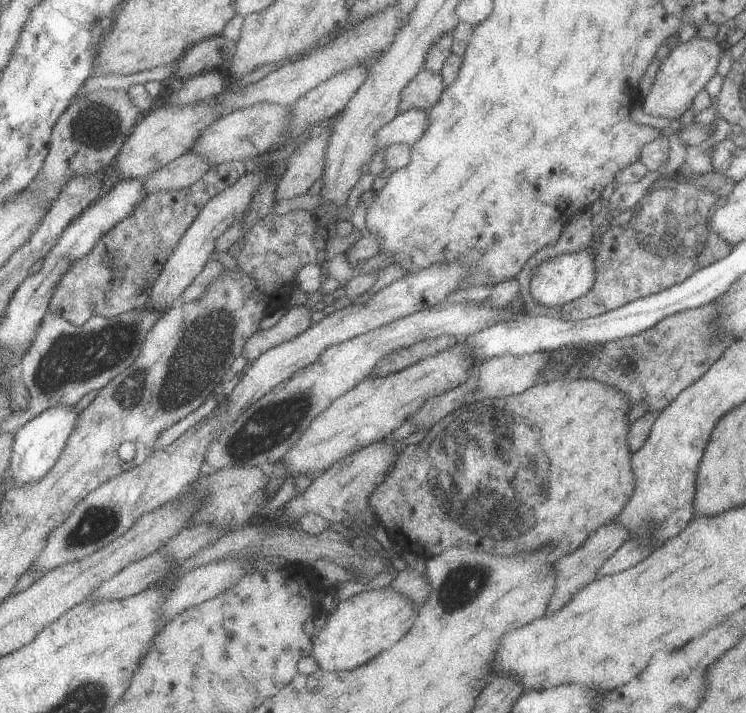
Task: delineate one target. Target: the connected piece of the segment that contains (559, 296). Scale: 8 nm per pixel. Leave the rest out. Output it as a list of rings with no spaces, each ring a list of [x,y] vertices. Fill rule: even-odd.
[[[591,245],[580,252],[553,257],[547,260],[547,263],[541,264],[530,282],[532,299],[545,307],[565,307],[568,303],[587,295],[594,287],[595,280],[594,260],[587,254],[590,250]]]

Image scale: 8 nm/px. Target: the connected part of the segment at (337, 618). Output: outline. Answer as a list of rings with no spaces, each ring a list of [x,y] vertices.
[[[393,586],[383,587],[379,590],[370,590],[368,588],[364,593],[356,594],[341,602],[336,602],[336,610],[329,616],[329,621],[319,632],[312,638],[314,642],[314,652],[312,657],[317,661],[318,666],[329,672],[337,670],[353,670],[357,666],[367,664],[371,658],[381,654],[383,650],[389,650],[395,646],[415,624],[417,614],[420,614],[420,608],[417,607],[407,595],[395,590]]]

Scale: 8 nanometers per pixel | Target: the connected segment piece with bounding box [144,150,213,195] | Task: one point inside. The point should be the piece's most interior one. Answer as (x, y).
(188, 169)

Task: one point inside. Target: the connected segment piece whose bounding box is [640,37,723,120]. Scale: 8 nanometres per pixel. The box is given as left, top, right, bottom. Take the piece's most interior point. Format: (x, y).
(684, 72)

